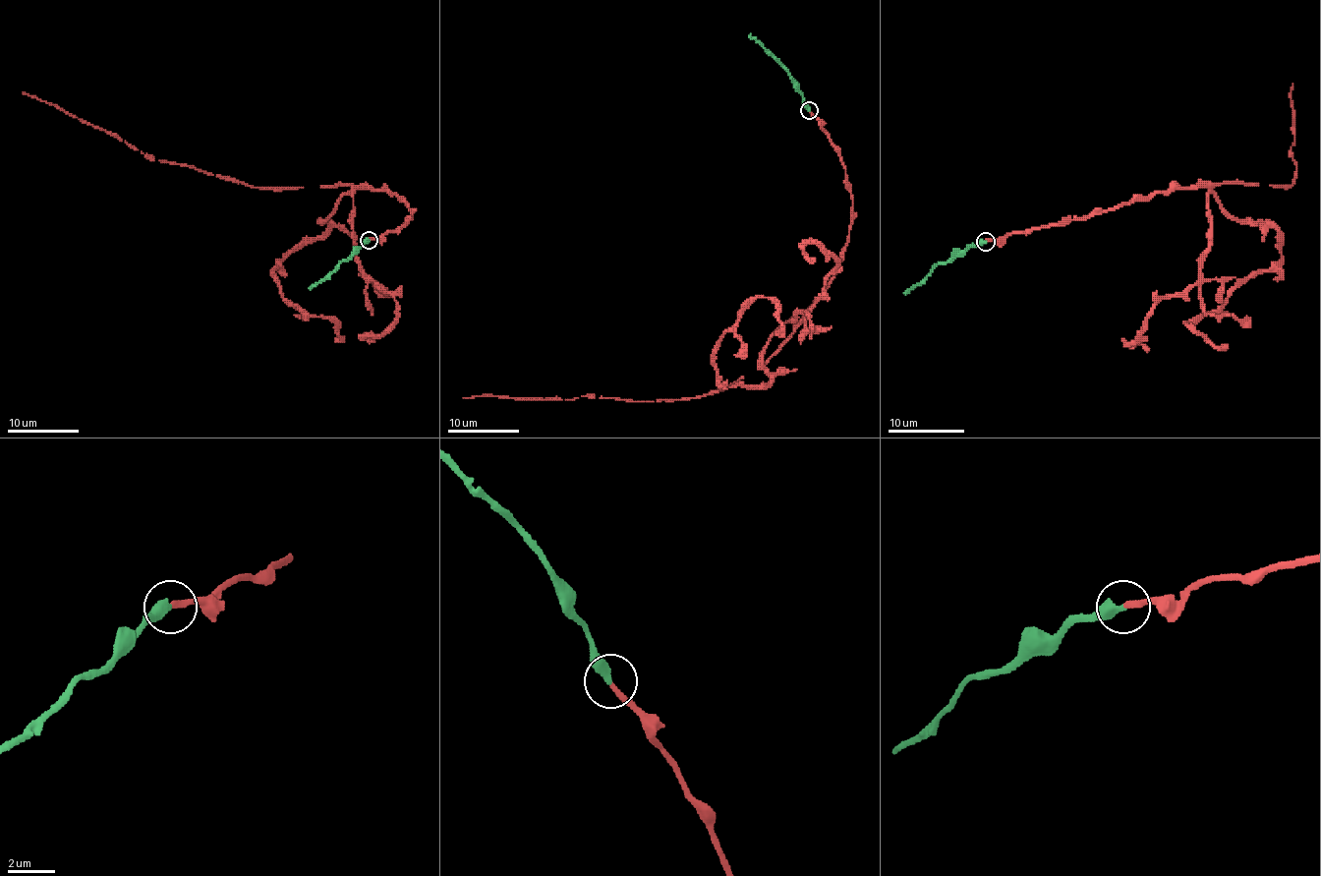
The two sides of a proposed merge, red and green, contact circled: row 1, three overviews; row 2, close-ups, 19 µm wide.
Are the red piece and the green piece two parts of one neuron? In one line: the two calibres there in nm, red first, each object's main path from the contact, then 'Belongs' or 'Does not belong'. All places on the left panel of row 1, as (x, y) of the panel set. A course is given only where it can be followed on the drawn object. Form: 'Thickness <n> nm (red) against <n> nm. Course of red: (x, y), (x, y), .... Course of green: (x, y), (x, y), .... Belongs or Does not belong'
Thickness 220 nm (red) against 400 nm. Course of red: (370, 239), (378, 239), (412, 218), (396, 195), (351, 186), (263, 187), (150, 160), (125, 141), (23, 92). Course of green: (370, 239), (310, 288). Belongs

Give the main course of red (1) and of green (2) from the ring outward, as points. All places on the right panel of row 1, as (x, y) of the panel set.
1: (986, 241), (1089, 218), (1160, 193), (1228, 183), (1291, 185), (1296, 164), (1291, 146), (1292, 84)
2: (986, 241), (955, 253), (903, 293)

